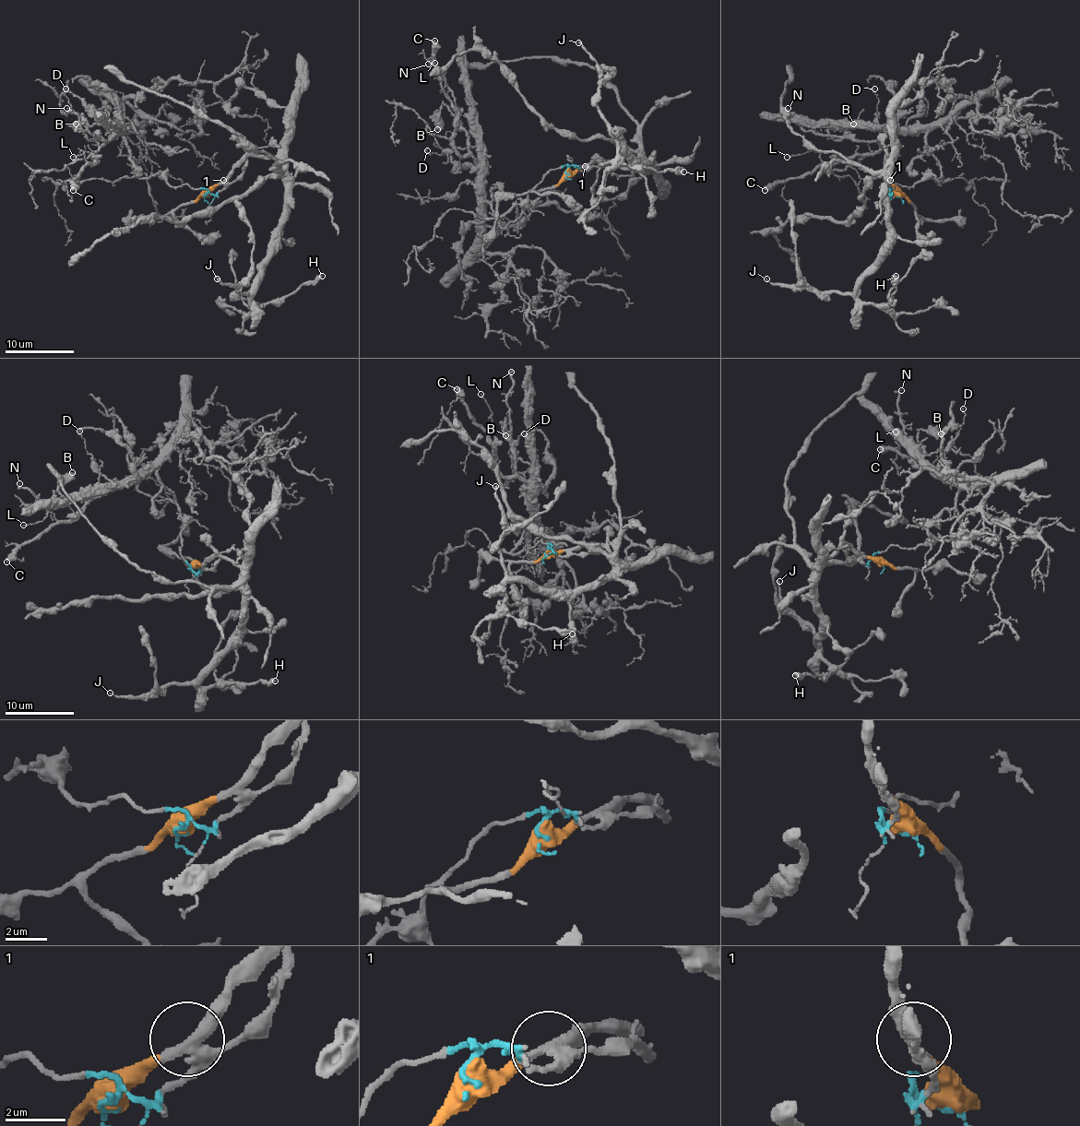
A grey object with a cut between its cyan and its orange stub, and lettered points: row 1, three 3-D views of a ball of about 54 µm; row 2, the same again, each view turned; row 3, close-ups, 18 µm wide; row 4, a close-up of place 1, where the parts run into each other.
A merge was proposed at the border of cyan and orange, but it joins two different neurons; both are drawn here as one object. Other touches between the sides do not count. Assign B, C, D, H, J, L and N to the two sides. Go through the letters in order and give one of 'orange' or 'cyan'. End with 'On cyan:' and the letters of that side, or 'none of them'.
B: cyan
C: cyan
D: cyan
H: orange
J: orange
L: cyan
N: cyan
On cyan: B, C, D, L, N

